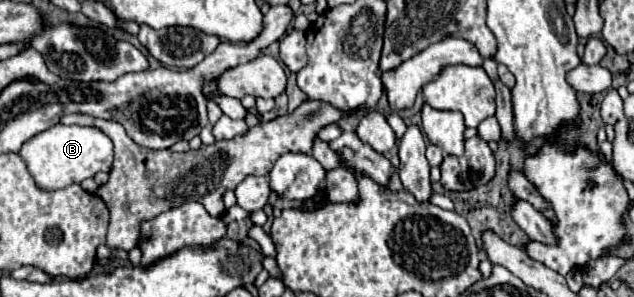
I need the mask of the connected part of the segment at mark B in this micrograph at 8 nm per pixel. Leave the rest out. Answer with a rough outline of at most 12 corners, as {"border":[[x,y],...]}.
{"border":[[56,124],[24,142],[44,190],[112,168],[100,128]]}

